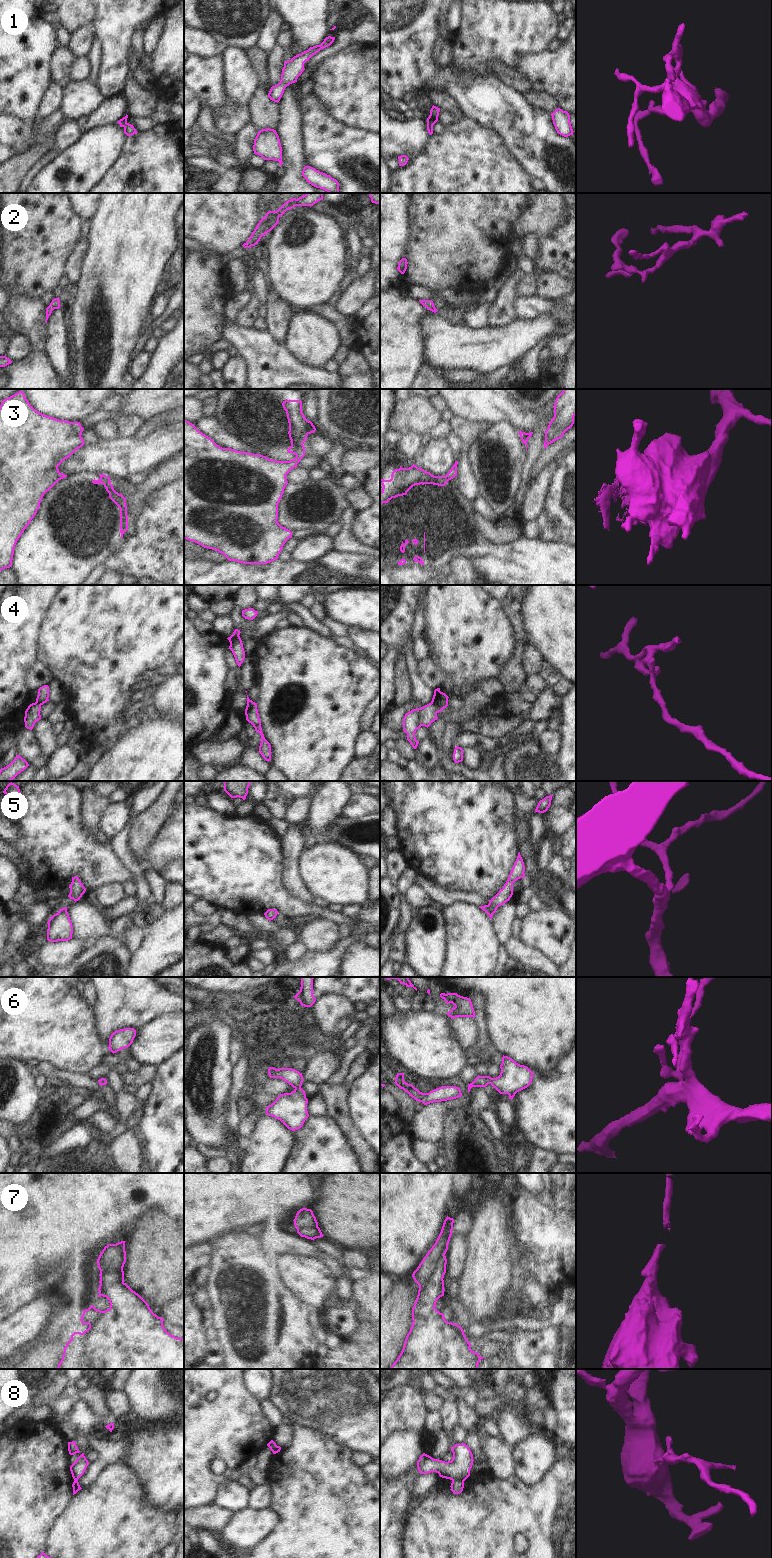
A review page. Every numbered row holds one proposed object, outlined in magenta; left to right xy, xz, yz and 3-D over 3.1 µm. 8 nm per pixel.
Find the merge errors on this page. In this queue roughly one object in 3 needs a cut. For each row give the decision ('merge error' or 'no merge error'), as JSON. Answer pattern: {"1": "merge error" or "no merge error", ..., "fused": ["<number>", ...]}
{"1": "no merge error", "2": "no merge error", "3": "merge error", "4": "merge error", "5": "no merge error", "6": "no merge error", "7": "merge error", "8": "merge error", "fused": ["3", "4", "7", "8"]}

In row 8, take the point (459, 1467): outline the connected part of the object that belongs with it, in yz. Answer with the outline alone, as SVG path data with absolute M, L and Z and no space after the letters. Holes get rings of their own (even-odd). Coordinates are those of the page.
M455 1444L451 1447L453 1458L445 1462L434 1459L423 1453L417 1461L417 1468L420 1474L436 1472L440 1477L450 1480L465 1481L470 1476L470 1470L473 1465L473 1454L465 1444Z

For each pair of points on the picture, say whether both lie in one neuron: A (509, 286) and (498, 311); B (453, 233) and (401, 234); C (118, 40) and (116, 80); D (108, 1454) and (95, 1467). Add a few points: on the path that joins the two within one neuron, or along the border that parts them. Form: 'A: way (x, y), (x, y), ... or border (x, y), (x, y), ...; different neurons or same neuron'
A: way (508, 292), (504, 305); same neuron
B: border (408, 210), (409, 239), (406, 251), (402, 257); different neurons
C: way (116, 50), (116, 70); same neuron
D: way (105, 1457), (98, 1464); same neuron

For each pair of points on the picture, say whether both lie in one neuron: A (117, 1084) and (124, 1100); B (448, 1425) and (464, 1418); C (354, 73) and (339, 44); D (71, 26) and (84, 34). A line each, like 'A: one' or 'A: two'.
A: one
B: two
C: two
D: two

